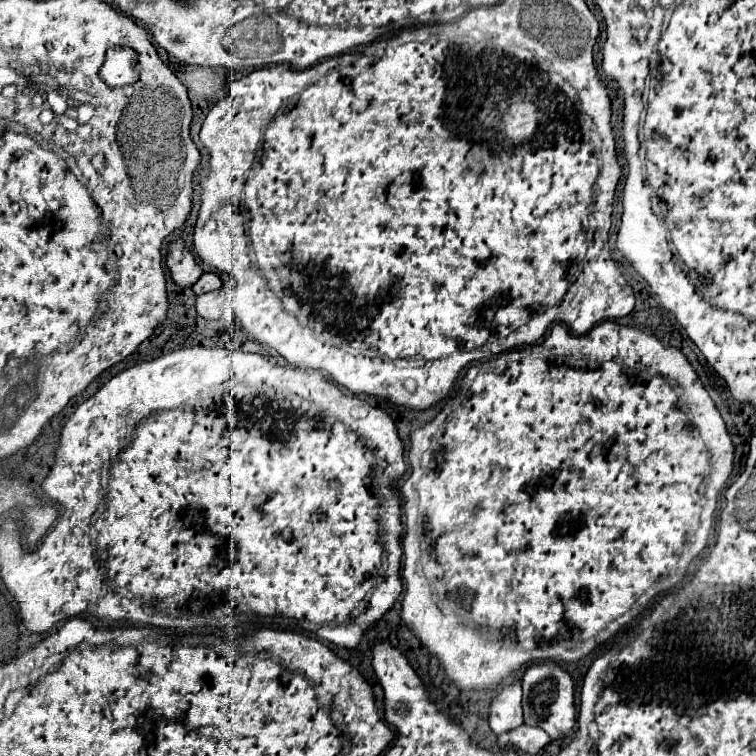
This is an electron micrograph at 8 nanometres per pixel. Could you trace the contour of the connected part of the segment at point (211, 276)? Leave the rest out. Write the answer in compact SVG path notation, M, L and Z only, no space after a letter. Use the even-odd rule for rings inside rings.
M203 273L201 279L193 285L195 295L203 295L203 293L209 293L209 291L215 291L215 289L221 289L221 279L215 273Z

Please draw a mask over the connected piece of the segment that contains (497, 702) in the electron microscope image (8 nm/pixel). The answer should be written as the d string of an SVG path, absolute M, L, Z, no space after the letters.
M521 681L503 685L489 707L489 725L495 735L511 731L523 723Z

